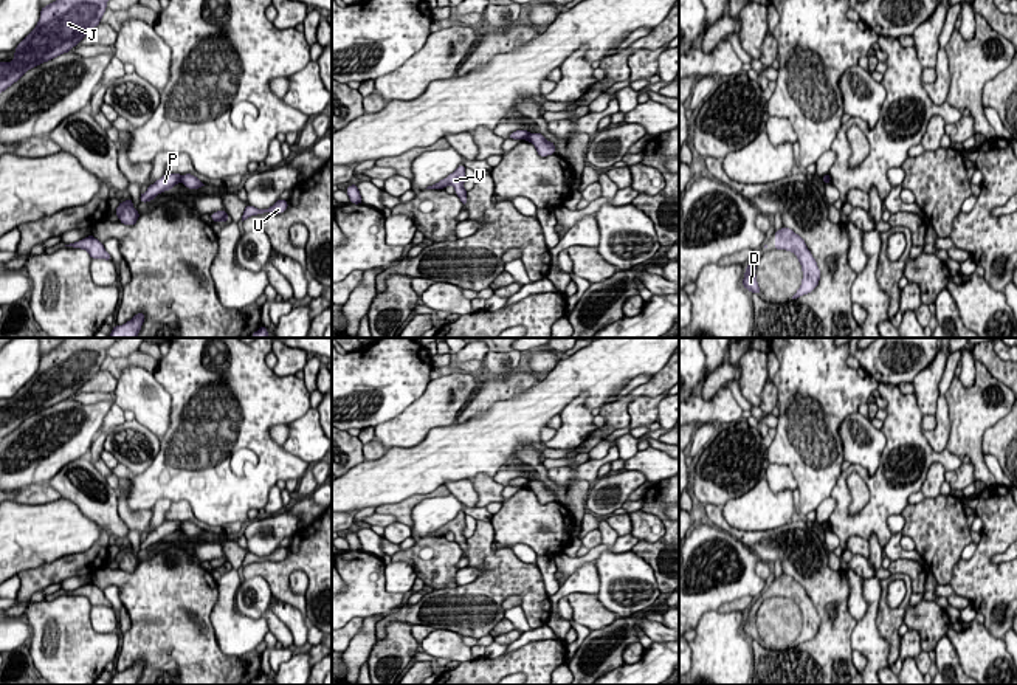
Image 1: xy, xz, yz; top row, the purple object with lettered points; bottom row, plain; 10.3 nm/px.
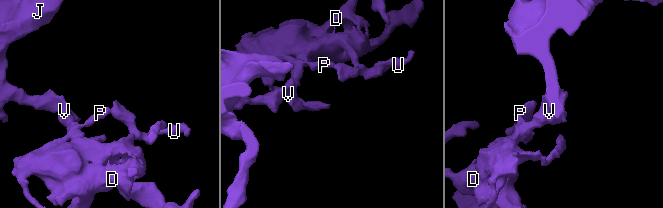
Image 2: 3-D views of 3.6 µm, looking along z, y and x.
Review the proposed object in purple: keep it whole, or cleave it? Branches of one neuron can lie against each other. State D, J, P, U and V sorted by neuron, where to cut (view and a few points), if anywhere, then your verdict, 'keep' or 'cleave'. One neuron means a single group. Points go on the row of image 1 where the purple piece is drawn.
D J U V / P | xy (182, 175), (179, 180) | cleave

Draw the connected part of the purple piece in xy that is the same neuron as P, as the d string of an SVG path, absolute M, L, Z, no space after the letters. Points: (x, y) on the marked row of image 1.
M166 174L166 175L163 175L153 184L150 184L144 194L140 195L141 203L150 201L158 194L161 194L163 191L172 189L177 183L180 183L180 178L181 178L180 174Z

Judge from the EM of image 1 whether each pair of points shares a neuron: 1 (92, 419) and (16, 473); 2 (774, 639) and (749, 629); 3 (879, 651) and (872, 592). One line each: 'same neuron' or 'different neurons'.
1: same neuron
2: same neuron
3: same neuron

